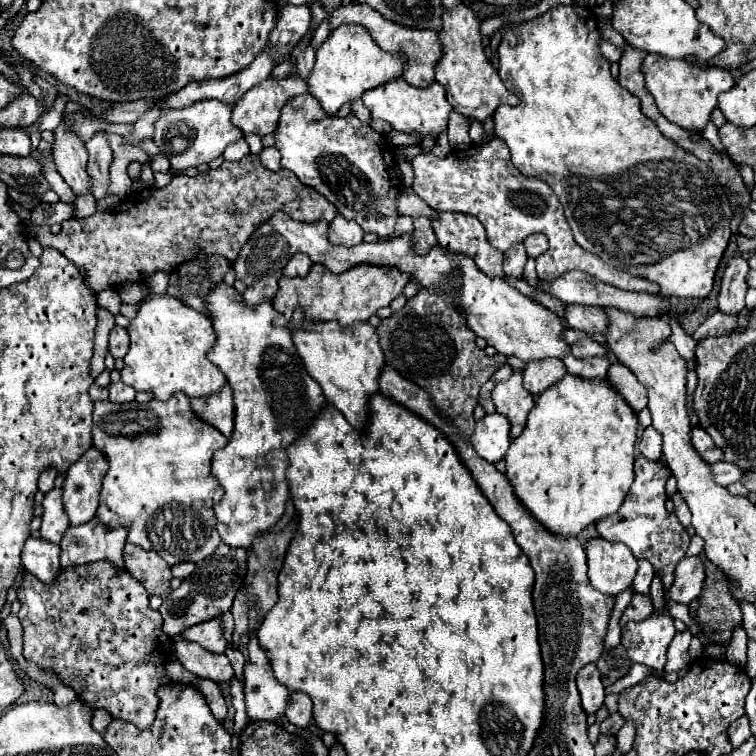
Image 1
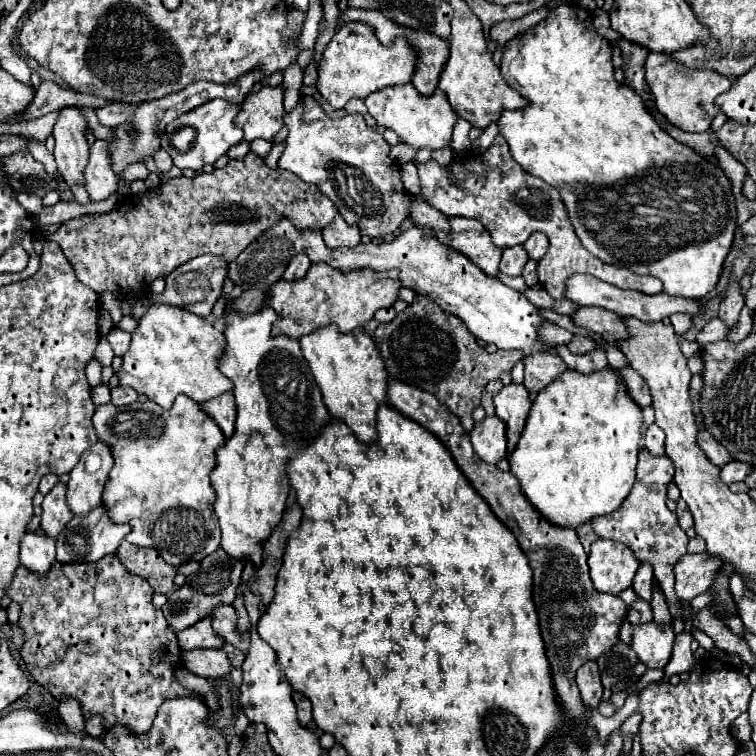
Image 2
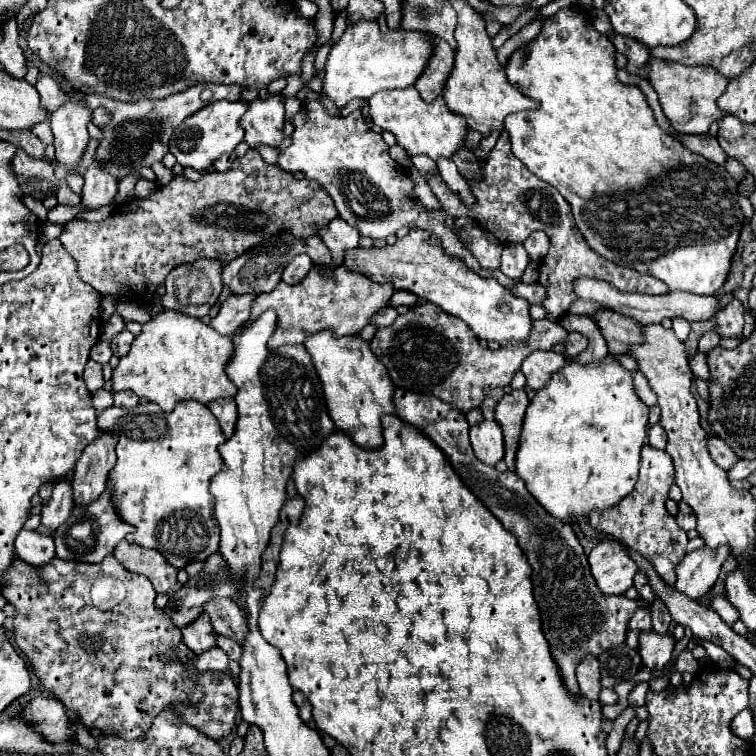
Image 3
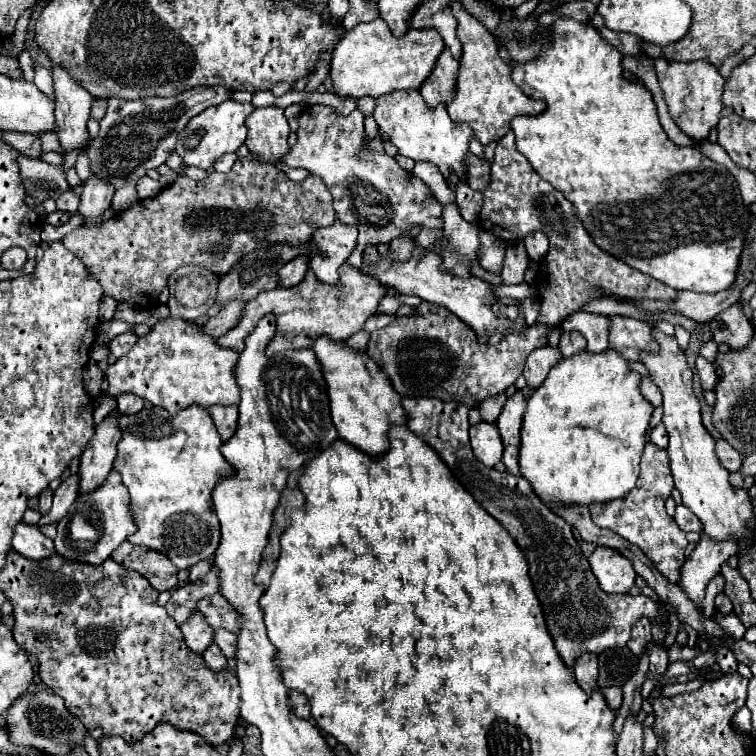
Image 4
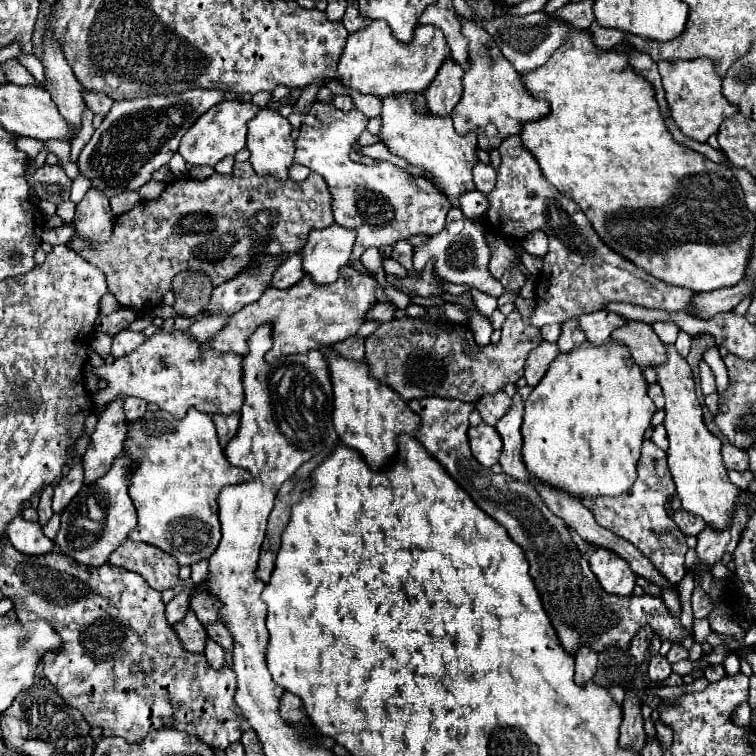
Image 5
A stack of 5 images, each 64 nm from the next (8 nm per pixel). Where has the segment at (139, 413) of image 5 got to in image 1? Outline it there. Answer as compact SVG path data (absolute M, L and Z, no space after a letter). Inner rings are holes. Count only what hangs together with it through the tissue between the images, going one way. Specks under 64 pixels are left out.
M118 382L118 384L110 384L108 386L108 392L110 392L110 400L112 402L132 402L134 396L136 396L136 390L124 382Z

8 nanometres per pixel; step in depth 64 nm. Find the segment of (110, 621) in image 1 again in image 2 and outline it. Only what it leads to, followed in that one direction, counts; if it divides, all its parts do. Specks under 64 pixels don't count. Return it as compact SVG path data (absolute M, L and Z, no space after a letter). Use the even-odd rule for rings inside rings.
M104 556L98 562L82 564L54 562L44 576L38 576L20 564L14 572L14 580L6 588L6 596L20 604L18 626L24 632L20 656L26 662L28 672L56 700L78 700L86 720L96 714L102 716L104 730L118 724L134 734L144 734L150 730L164 700L198 696L204 702L202 694L180 686L178 678L174 676L174 670L182 666L182 650L176 632L170 628L162 610L152 606L154 590L150 588L148 580L122 568L118 556ZM98 582L104 582L104 604L94 596Z

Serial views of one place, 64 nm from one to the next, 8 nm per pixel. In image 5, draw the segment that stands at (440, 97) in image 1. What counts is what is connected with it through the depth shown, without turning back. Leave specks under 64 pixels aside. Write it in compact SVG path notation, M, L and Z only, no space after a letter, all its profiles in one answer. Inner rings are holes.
M412 92L390 94L388 98L382 100L382 104L384 104L382 128L378 132L380 142L384 142L384 146L390 150L390 154L400 156L408 164L418 166L426 174L430 174L432 180L436 182L436 186L450 200L460 198L464 192L476 190L474 180L472 180L472 168L478 164L476 136L456 134L456 130L452 128L452 118L446 118L446 116L442 118L436 114L416 116L416 112L412 112L412 104L408 104L408 96L412 96Z

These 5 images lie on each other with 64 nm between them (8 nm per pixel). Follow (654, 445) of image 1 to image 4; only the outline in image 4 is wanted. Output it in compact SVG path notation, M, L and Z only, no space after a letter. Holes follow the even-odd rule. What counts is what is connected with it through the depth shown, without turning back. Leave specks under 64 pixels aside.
M658 424L656 428L652 428L650 442L654 442L658 448L666 448L666 446L668 446L668 436L666 436L666 428L664 428L664 424Z

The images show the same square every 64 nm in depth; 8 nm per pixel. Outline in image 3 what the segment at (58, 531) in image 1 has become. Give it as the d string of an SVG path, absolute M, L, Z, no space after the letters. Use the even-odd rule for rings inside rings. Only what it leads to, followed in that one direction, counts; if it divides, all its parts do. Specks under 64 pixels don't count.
M60 480L52 490L50 502L42 508L42 524L56 530L70 516L72 506L74 506L72 482L70 480Z

